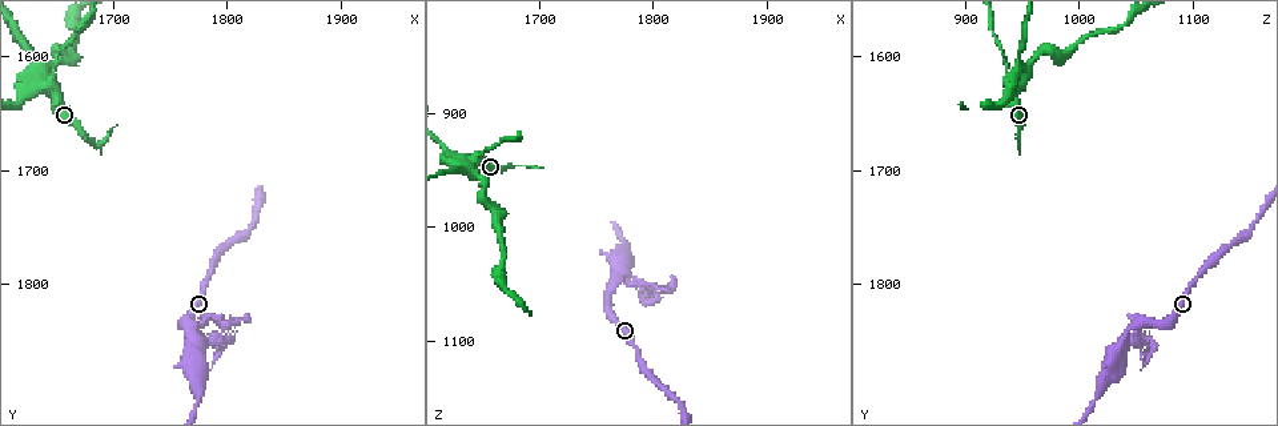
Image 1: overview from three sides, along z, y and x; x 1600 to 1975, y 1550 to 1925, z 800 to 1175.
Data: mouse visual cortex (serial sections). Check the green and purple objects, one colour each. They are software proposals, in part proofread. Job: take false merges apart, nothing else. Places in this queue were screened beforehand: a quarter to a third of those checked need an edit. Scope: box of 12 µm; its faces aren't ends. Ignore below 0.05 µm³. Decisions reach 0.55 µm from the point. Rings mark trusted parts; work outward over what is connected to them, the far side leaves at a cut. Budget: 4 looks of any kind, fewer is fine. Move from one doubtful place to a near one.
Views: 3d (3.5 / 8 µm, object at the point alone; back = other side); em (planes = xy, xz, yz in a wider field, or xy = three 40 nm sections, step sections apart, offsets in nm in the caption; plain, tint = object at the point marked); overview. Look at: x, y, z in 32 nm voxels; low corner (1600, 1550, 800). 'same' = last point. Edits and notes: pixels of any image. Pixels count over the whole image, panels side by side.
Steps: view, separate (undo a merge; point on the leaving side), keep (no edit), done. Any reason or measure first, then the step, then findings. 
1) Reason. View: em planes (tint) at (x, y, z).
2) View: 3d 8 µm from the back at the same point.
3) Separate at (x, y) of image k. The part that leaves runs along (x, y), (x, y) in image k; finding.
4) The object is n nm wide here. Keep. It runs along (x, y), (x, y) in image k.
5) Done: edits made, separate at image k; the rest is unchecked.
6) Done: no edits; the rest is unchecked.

Calibre changes. View: em xy step 3 (tint) at (1772, 1848, 1042).

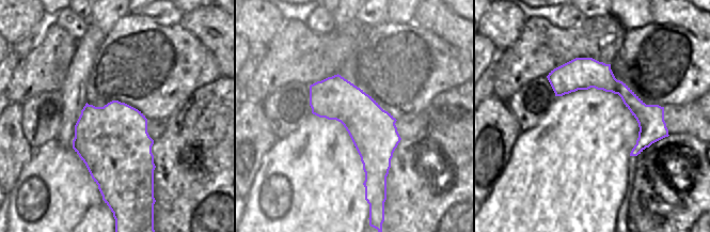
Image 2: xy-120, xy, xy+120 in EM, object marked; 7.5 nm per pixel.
See where the arms go. View: 3d 3.5 µm at the same point.

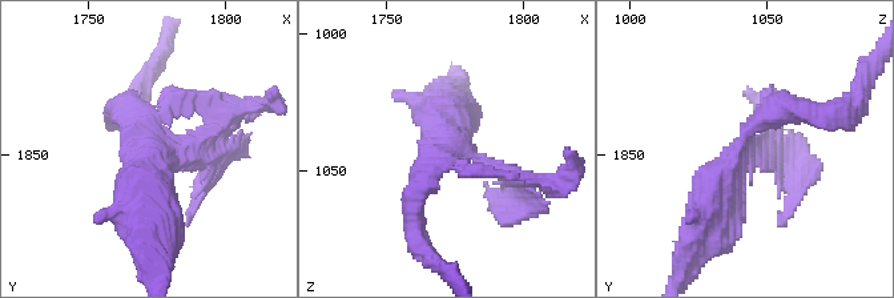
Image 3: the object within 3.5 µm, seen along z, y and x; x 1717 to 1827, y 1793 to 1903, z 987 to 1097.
Separate at (200, 182) of image 3. The part that leaves runs along (176, 164), (238, 111), (274, 103) in image 3; two cells meet here.

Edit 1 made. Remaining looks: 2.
See it whole again. View: overview.

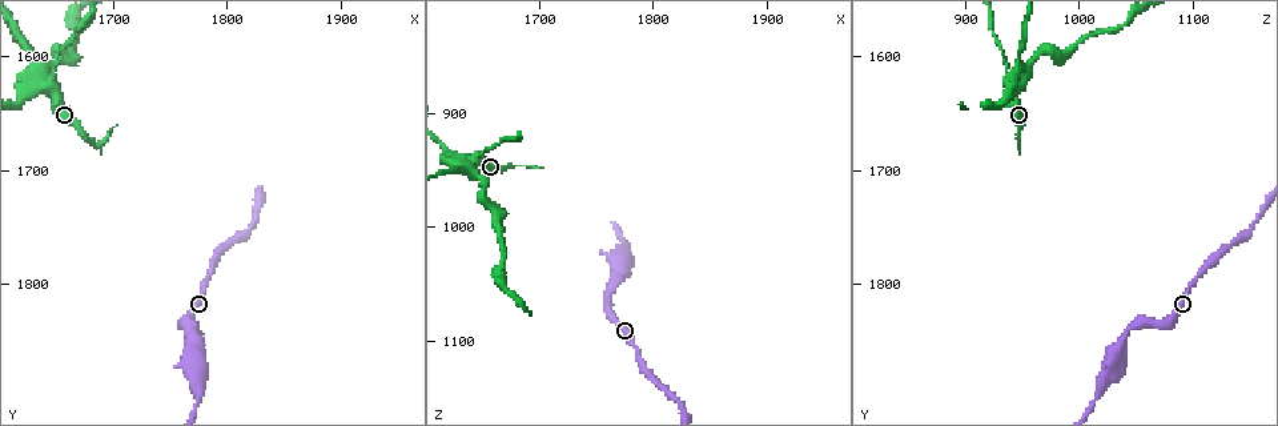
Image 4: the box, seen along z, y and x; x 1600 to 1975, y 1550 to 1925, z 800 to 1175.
Small branch off a trunk. View: 3d 3.5 µm at (1646, 1622, 936).

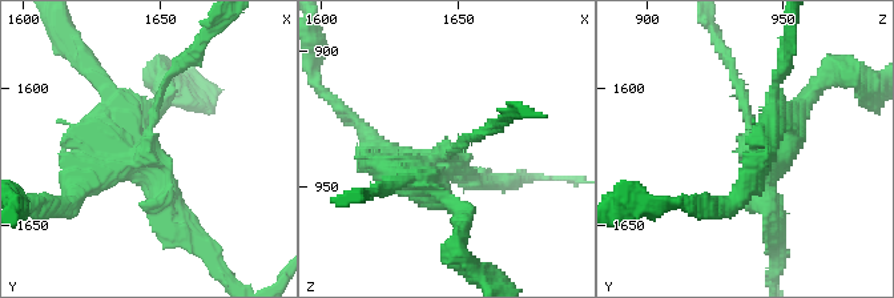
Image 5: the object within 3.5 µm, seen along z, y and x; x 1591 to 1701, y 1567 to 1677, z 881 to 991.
Separate at (362, 158) of image 5. The part that leaves runs along (442, 202), (479, 277) in image 5; two cells meet here.

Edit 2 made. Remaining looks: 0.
Done: edits made, separate at image 3, separate at image 5; the rest is unchecked.

